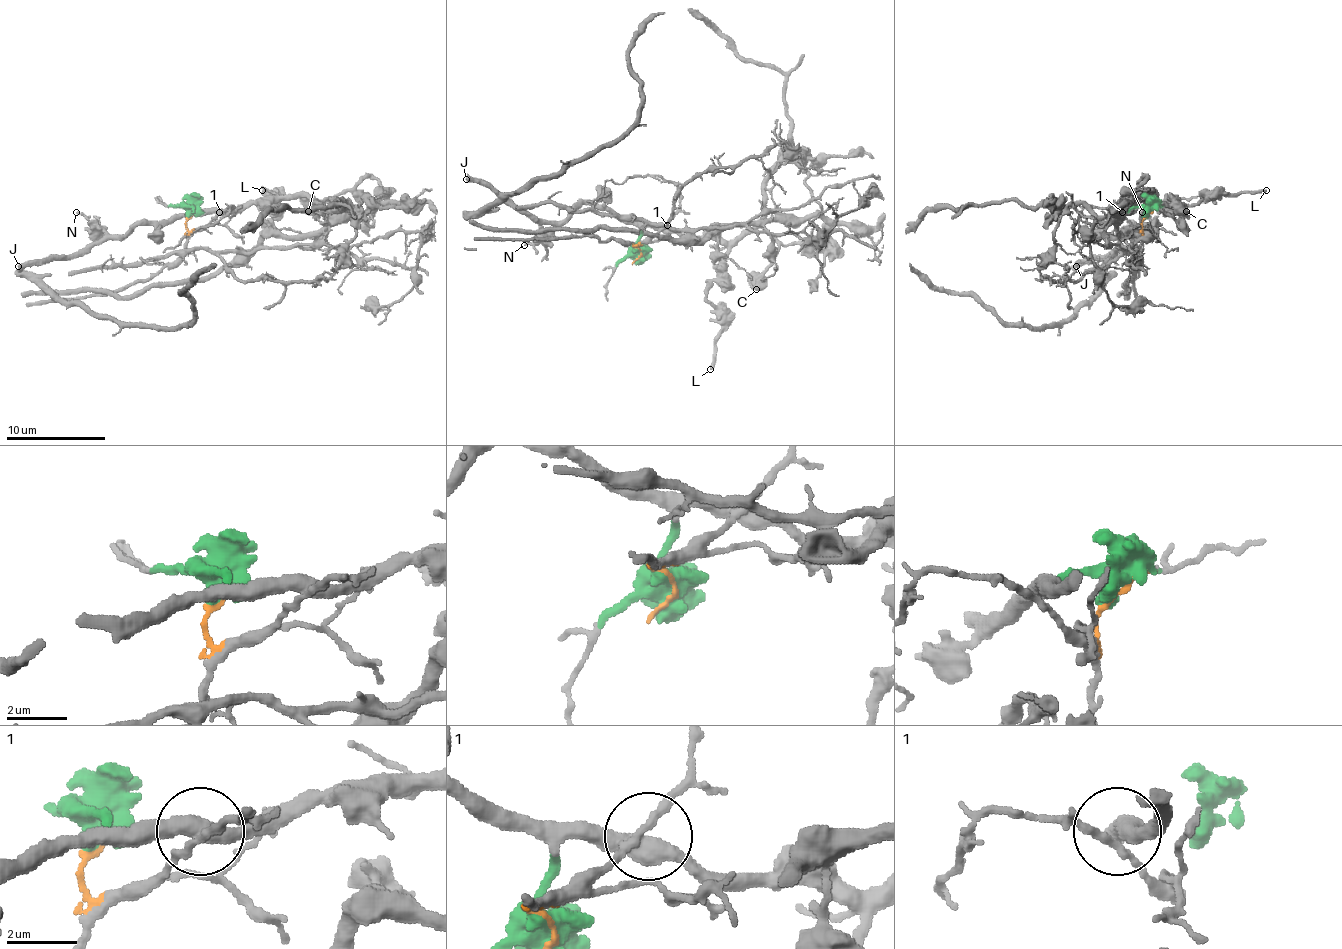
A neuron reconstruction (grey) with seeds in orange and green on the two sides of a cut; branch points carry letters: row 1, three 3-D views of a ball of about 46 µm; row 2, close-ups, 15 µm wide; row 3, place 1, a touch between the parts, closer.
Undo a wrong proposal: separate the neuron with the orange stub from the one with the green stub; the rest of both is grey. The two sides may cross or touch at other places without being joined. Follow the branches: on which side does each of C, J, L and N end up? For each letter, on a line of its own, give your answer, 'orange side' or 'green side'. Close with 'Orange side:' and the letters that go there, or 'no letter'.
C: green side
J: green side
L: green side
N: green side
Orange side: no letter

